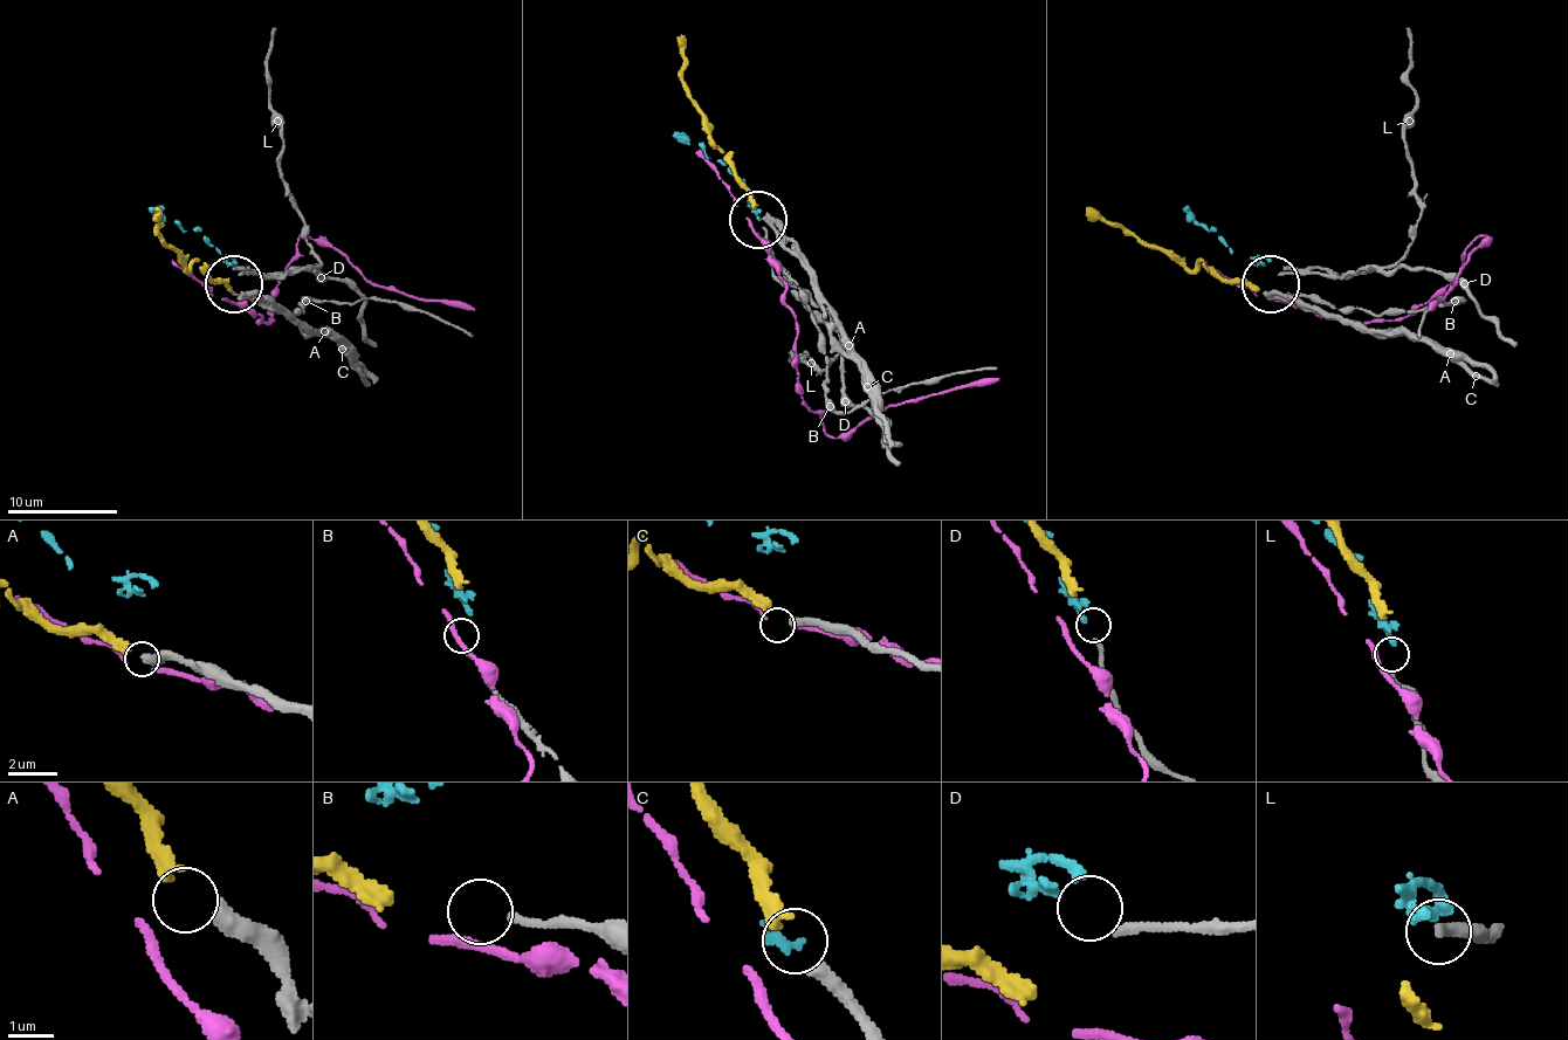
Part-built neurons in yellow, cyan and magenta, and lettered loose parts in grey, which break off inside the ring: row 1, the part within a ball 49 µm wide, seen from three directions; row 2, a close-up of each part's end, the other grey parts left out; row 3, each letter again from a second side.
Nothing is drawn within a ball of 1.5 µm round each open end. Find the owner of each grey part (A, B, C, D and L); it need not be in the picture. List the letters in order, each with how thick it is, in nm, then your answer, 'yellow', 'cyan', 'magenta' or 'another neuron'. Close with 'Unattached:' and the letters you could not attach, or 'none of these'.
A: 440 nm | yellow
B: 180 nm | another neuron
C: 320 nm | another neuron
D: 190 nm | another neuron
L: 280 nm | cyan
Unattached: B, C, D

